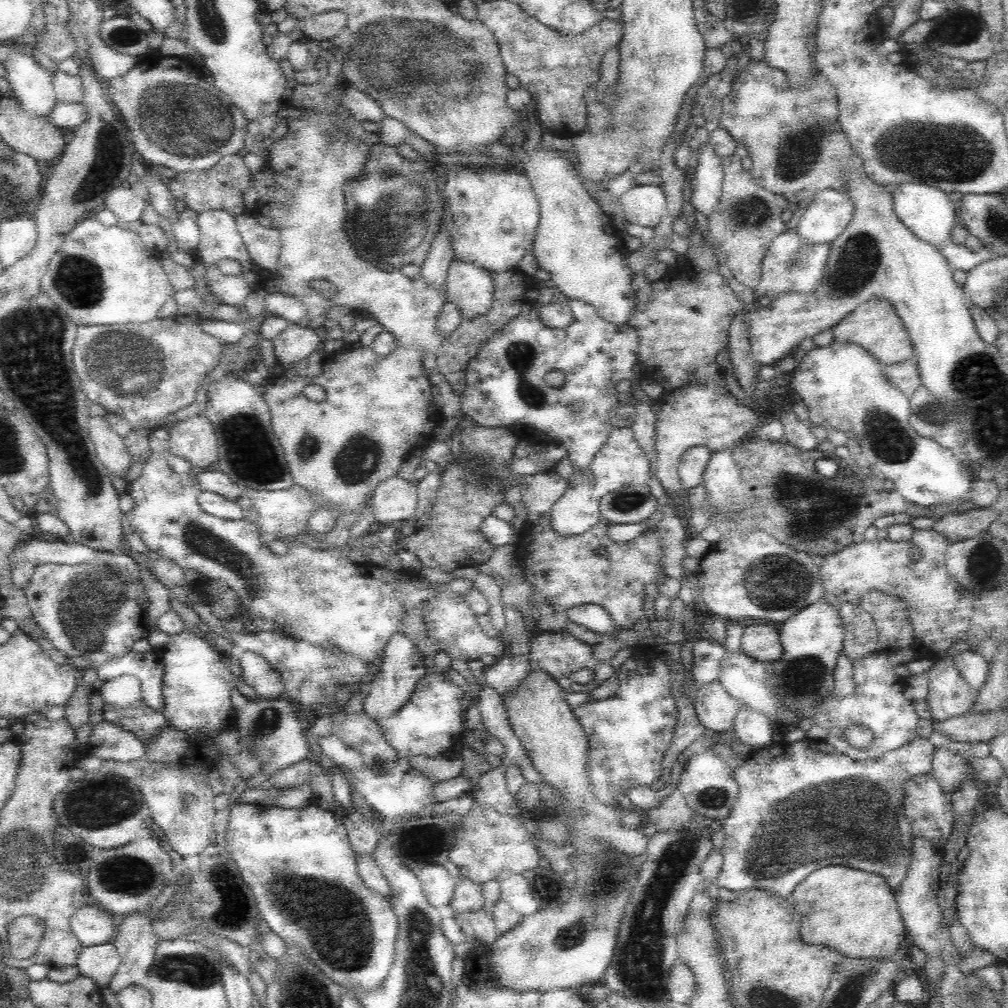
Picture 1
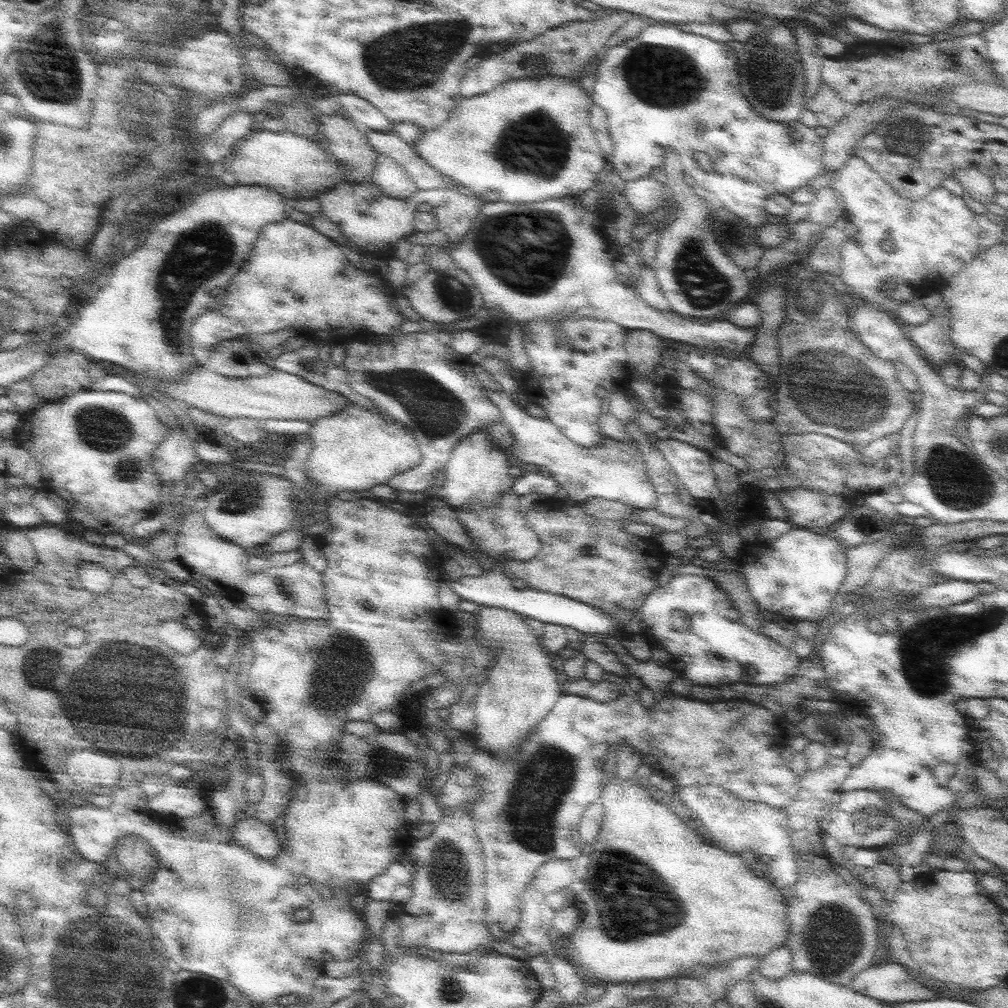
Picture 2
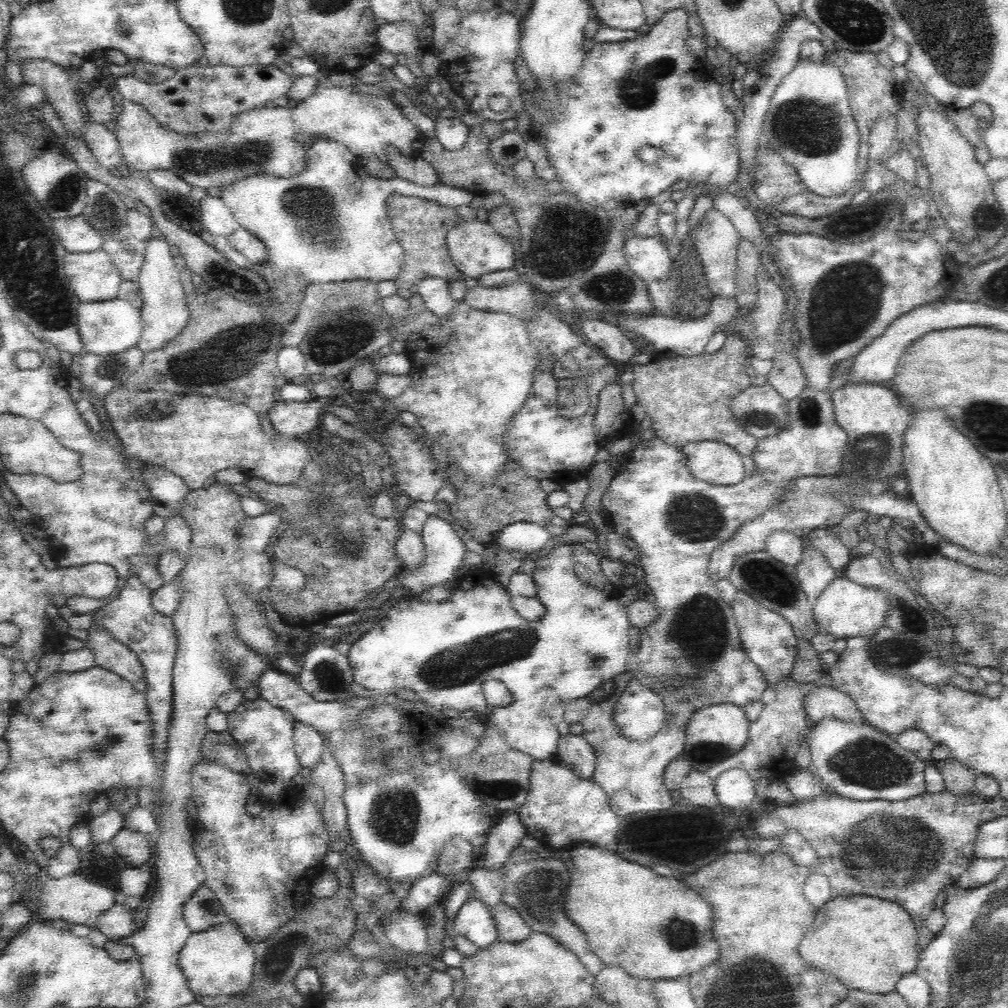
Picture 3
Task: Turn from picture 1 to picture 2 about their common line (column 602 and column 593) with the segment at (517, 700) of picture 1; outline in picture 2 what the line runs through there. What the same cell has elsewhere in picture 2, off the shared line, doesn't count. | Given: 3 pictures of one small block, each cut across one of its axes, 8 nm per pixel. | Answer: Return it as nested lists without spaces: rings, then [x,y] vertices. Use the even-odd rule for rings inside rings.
[[[615,774],[611,780],[603,782],[599,798],[601,798],[601,804],[603,804],[603,824],[601,824],[601,832],[599,832],[597,840],[589,848],[587,876],[585,876],[583,884],[577,888],[577,894],[575,894],[575,908],[579,910],[579,924],[577,924],[577,930],[565,942],[569,946],[569,952],[579,958],[579,970],[585,978],[595,978],[595,980],[601,980],[605,984],[609,984],[609,982],[633,984],[633,982],[643,982],[643,980],[675,980],[675,976],[677,978],[685,976],[685,972],[691,972],[691,968],[695,968],[695,966],[715,968],[717,964],[723,964],[723,962],[731,964],[733,960],[739,960],[743,956],[765,958],[769,952],[777,950],[781,944],[787,942],[785,938],[789,936],[791,920],[789,920],[789,914],[787,914],[789,904],[787,904],[783,892],[769,880],[767,874],[765,874],[765,878],[755,876],[749,870],[749,866],[737,854],[729,854],[721,848],[705,844],[701,840],[701,836],[695,834],[695,830],[685,826],[685,822],[681,820],[685,816],[679,810],[655,802],[647,794],[647,784],[643,780],[643,774],[635,774],[627,780],[619,780],[619,776]]]

